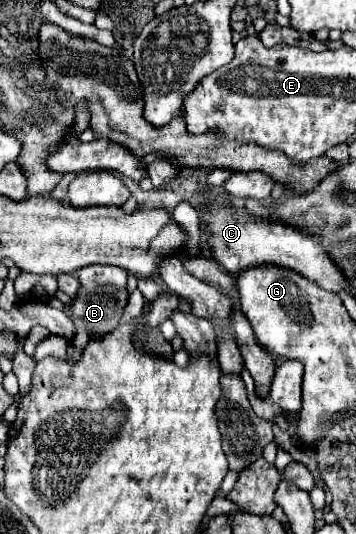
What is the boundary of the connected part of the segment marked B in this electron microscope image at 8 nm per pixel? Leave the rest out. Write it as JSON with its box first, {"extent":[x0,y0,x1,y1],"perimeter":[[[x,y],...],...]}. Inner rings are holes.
{"extent":[58,266,128,348],"perimeter":[[[86,266],[86,270],[78,270],[76,274],[78,274],[78,278],[74,274],[58,274],[58,286],[70,298],[74,298],[74,294],[78,292],[78,296],[72,302],[70,318],[76,326],[74,346],[84,348],[90,338],[102,338],[118,326],[122,310],[128,300],[128,292],[126,292],[128,272],[118,270],[116,266]],[[78,280],[80,280],[80,290],[78,290]],[[106,288],[116,288],[116,290],[106,290]]]}

